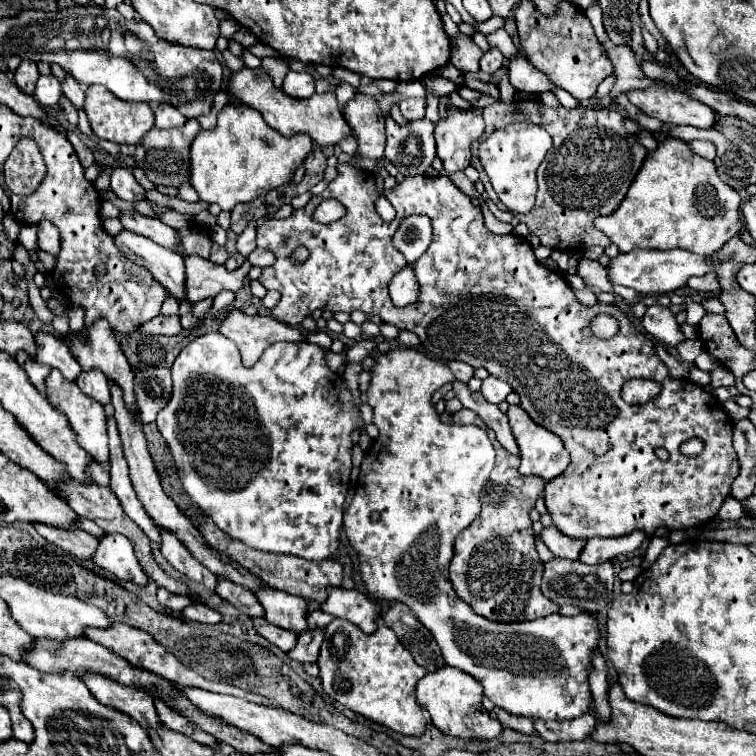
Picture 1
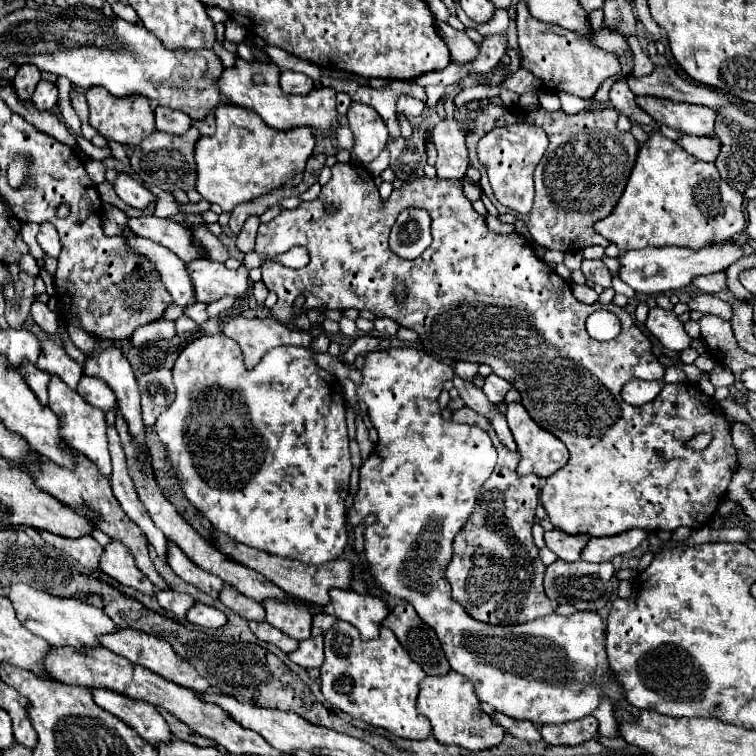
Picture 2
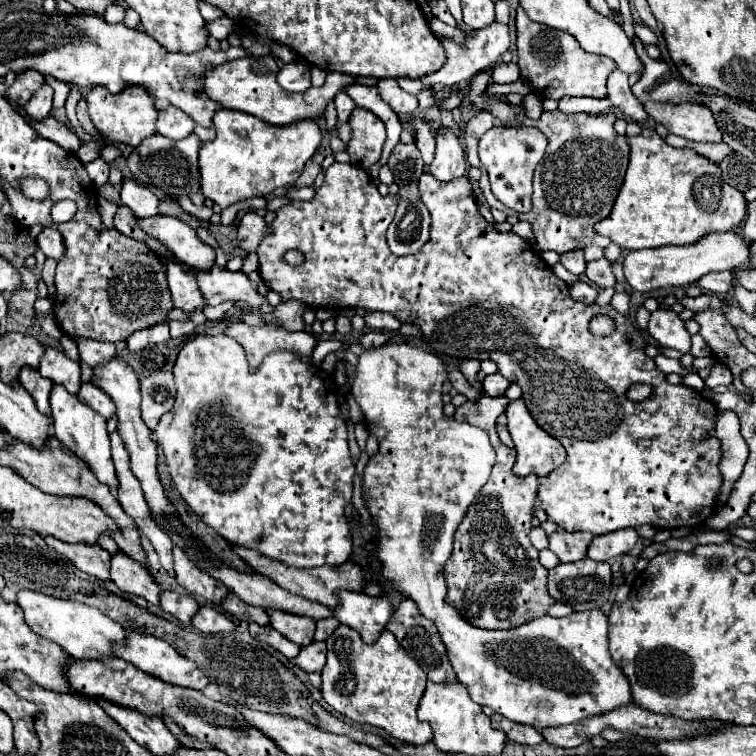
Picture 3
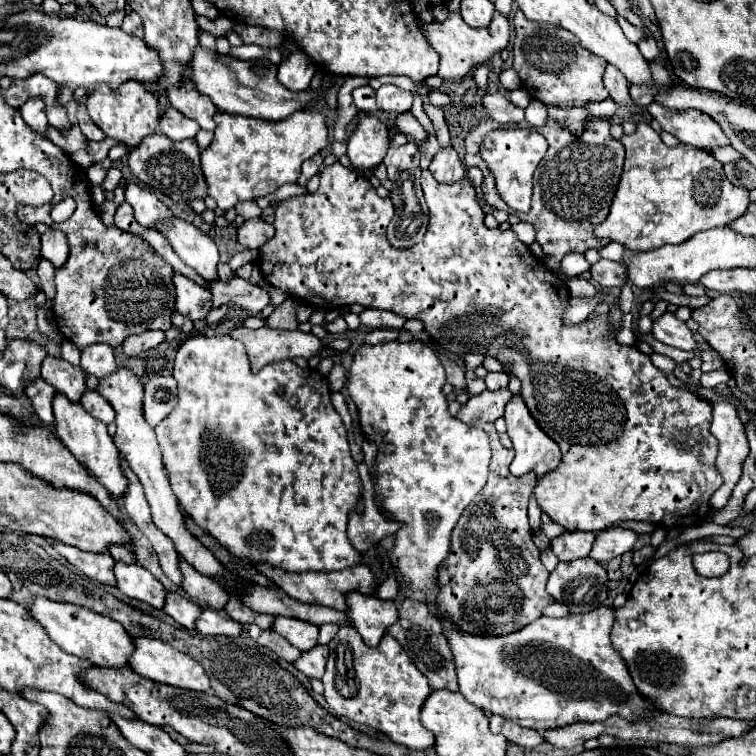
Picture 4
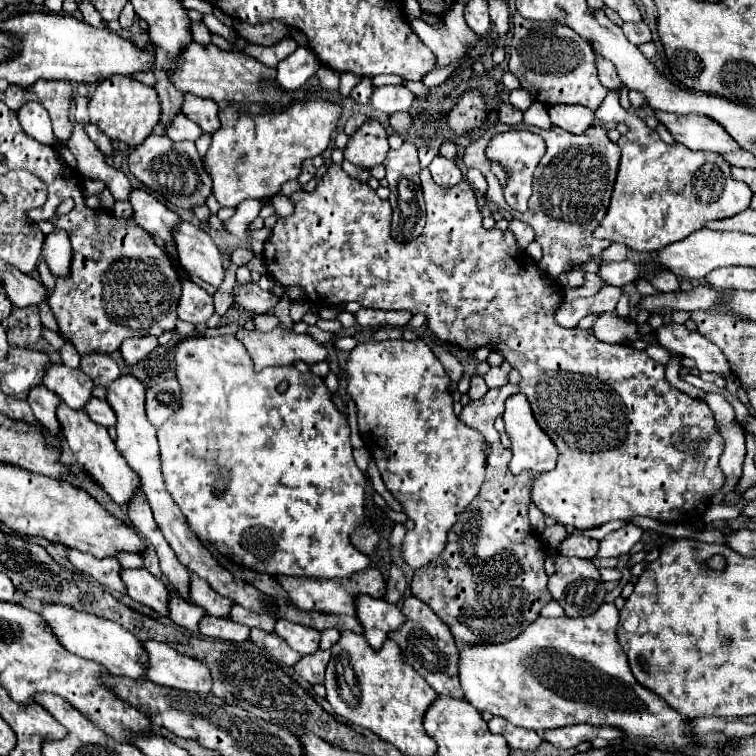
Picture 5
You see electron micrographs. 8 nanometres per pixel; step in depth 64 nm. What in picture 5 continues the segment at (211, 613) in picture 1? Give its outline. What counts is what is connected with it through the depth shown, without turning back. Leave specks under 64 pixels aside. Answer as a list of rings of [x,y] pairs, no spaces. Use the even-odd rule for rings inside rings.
[[[204,616],[200,620],[200,634],[228,640],[228,642],[246,642],[250,640],[250,628],[232,622],[230,618],[214,618]]]

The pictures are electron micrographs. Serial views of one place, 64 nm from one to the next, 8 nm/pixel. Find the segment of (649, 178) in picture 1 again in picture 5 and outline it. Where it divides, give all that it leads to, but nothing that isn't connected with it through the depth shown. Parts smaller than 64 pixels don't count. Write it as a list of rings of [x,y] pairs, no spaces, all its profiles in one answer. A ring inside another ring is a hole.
[[[608,94],[596,118],[622,120],[628,132],[620,136],[620,168],[612,200],[594,236],[626,244],[636,252],[658,252],[672,242],[684,240],[706,220],[730,218],[748,208],[752,194],[748,184],[732,180],[730,164],[718,152],[692,152],[682,144],[664,144],[646,122],[620,108],[618,98]]]

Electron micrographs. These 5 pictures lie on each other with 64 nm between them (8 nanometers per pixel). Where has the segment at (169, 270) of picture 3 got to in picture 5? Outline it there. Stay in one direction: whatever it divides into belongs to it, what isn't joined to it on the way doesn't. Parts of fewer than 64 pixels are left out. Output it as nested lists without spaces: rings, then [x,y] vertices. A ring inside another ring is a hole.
[[[182,280],[182,296],[178,302],[178,318],[190,324],[202,324],[214,314],[212,296],[192,280]]]

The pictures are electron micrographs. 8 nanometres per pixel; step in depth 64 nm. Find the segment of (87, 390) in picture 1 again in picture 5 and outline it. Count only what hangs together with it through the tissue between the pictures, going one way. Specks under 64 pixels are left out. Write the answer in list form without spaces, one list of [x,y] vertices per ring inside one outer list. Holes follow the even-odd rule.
[[[90,398],[90,402],[86,404],[84,410],[88,412],[88,416],[90,416],[96,424],[100,424],[100,426],[104,426],[104,428],[116,426],[116,414],[112,412],[112,408],[110,408],[110,404],[108,404],[106,400]]]

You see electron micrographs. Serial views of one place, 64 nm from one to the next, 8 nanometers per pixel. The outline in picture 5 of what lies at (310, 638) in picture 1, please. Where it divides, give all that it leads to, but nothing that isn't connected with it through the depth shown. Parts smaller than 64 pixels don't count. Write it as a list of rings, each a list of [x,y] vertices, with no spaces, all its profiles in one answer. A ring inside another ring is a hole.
[[[318,650],[318,652],[310,654],[310,656],[304,656],[304,658],[294,666],[294,670],[296,670],[304,680],[308,680],[312,686],[316,686],[316,684],[322,684],[322,682],[324,682],[324,672],[326,672],[328,660],[330,660],[330,652],[328,652],[328,650]]]

